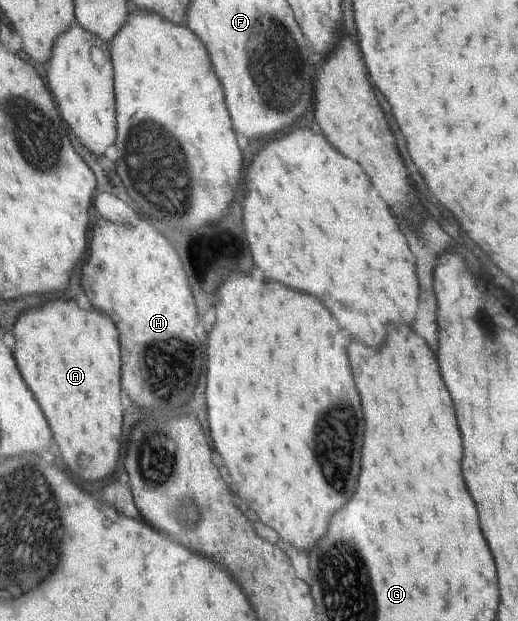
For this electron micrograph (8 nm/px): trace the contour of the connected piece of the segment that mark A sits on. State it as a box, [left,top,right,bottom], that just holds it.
[16,300,122,482]

